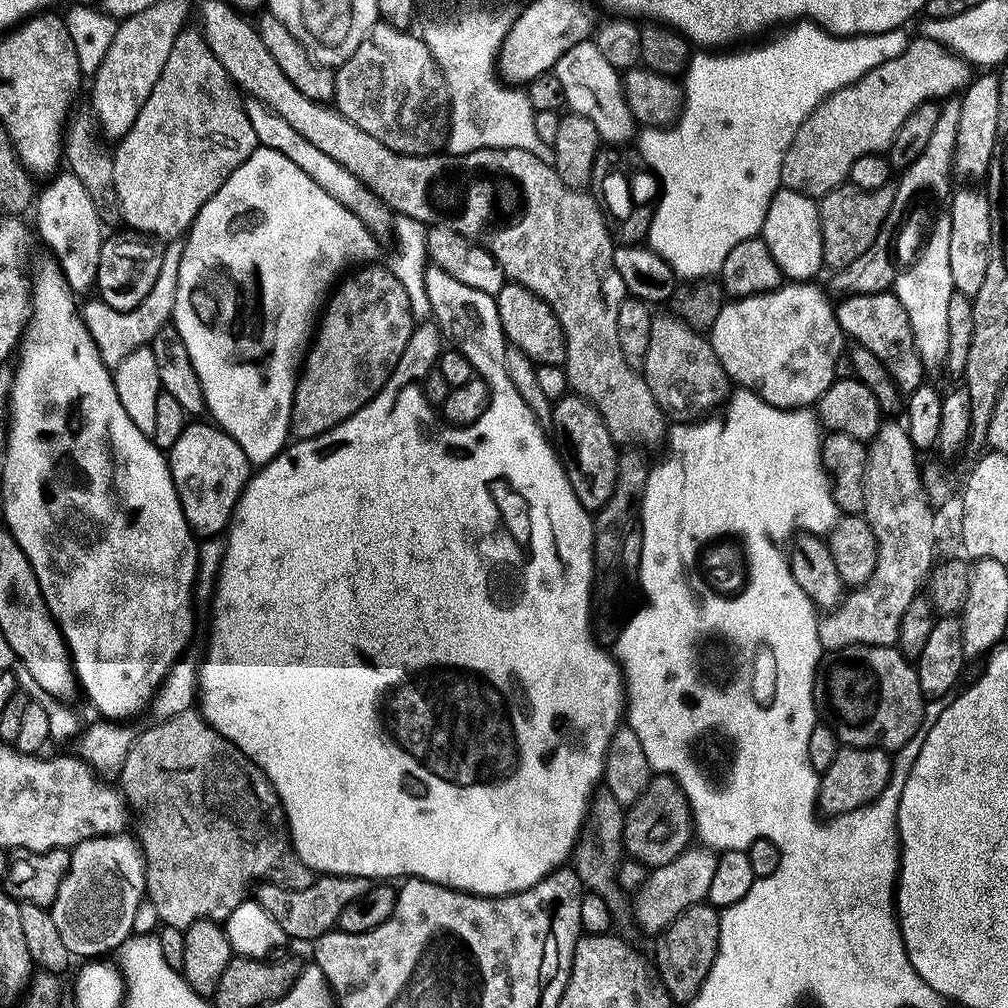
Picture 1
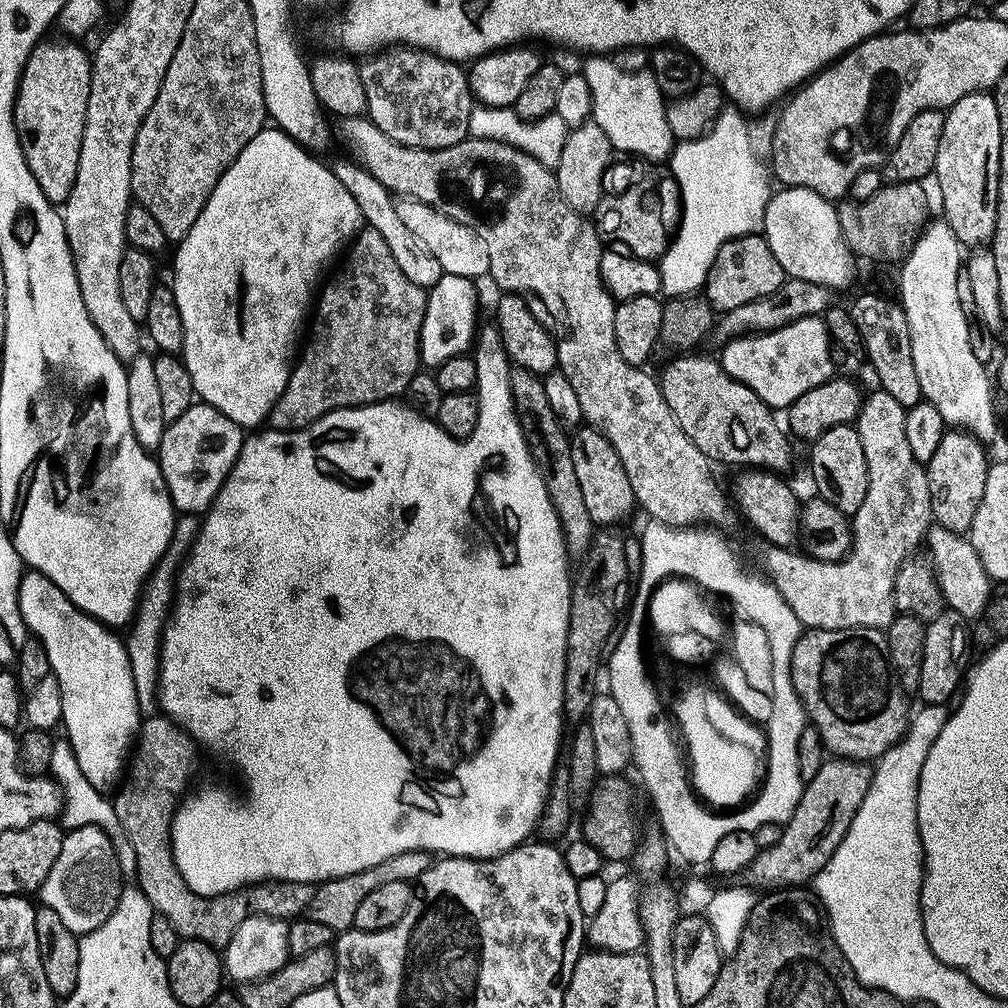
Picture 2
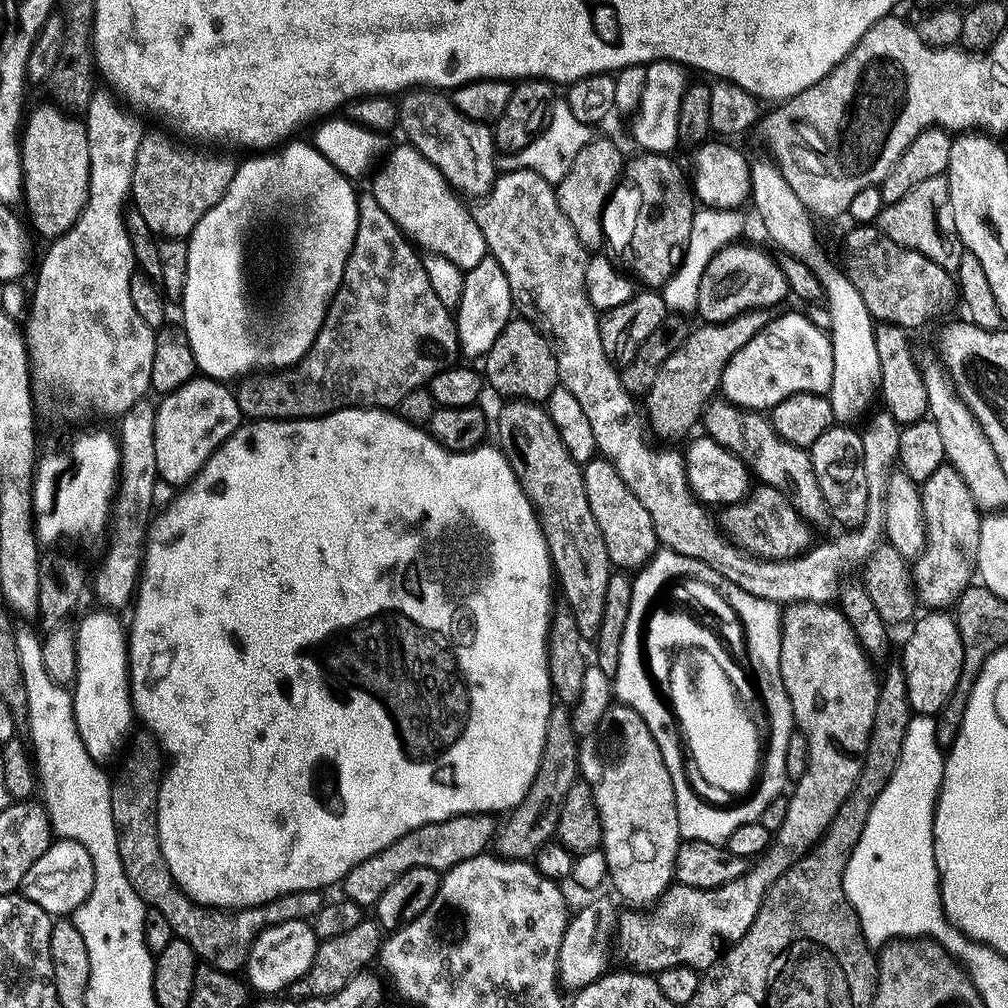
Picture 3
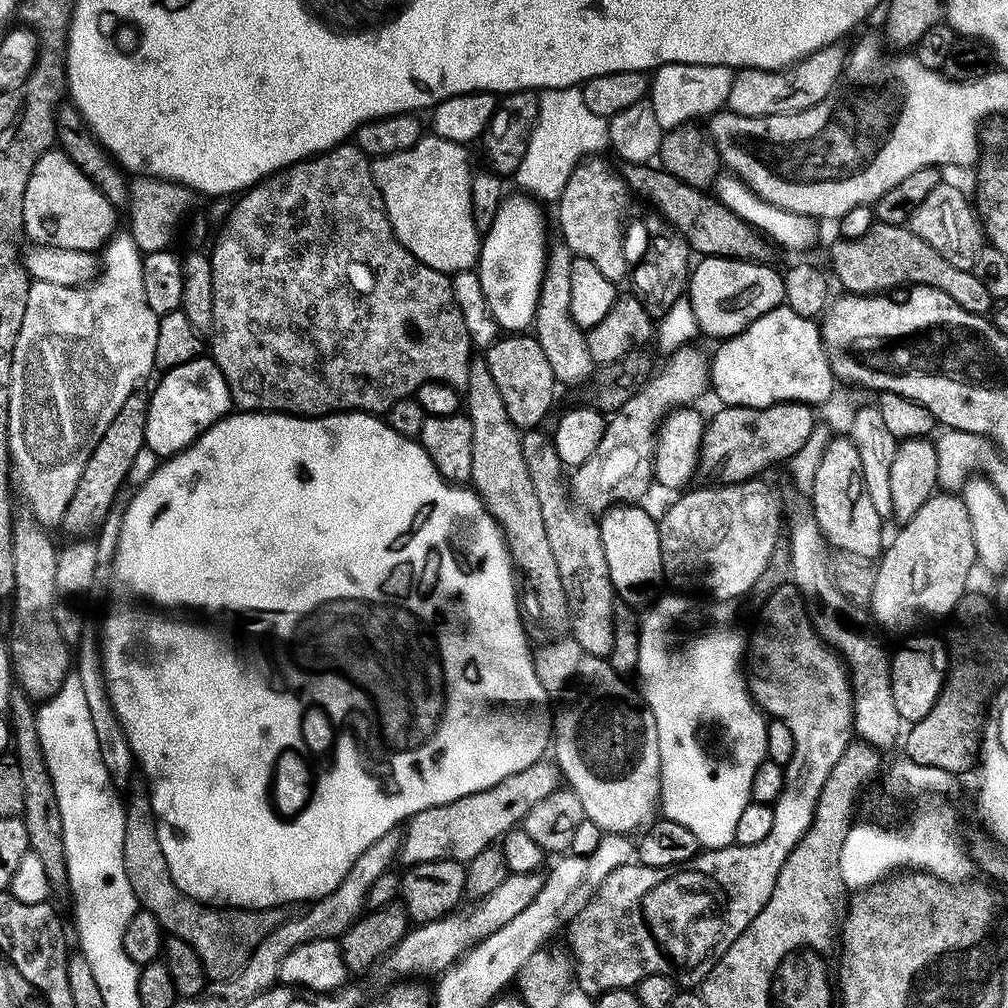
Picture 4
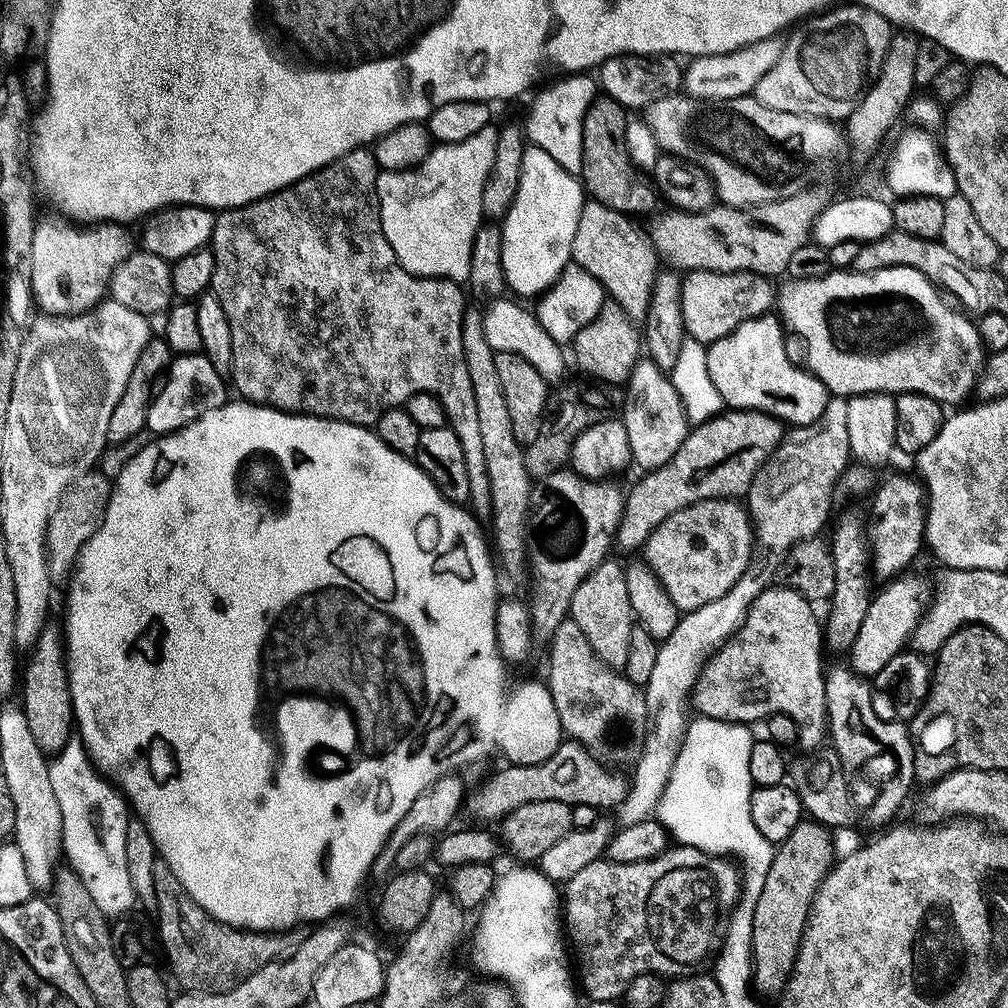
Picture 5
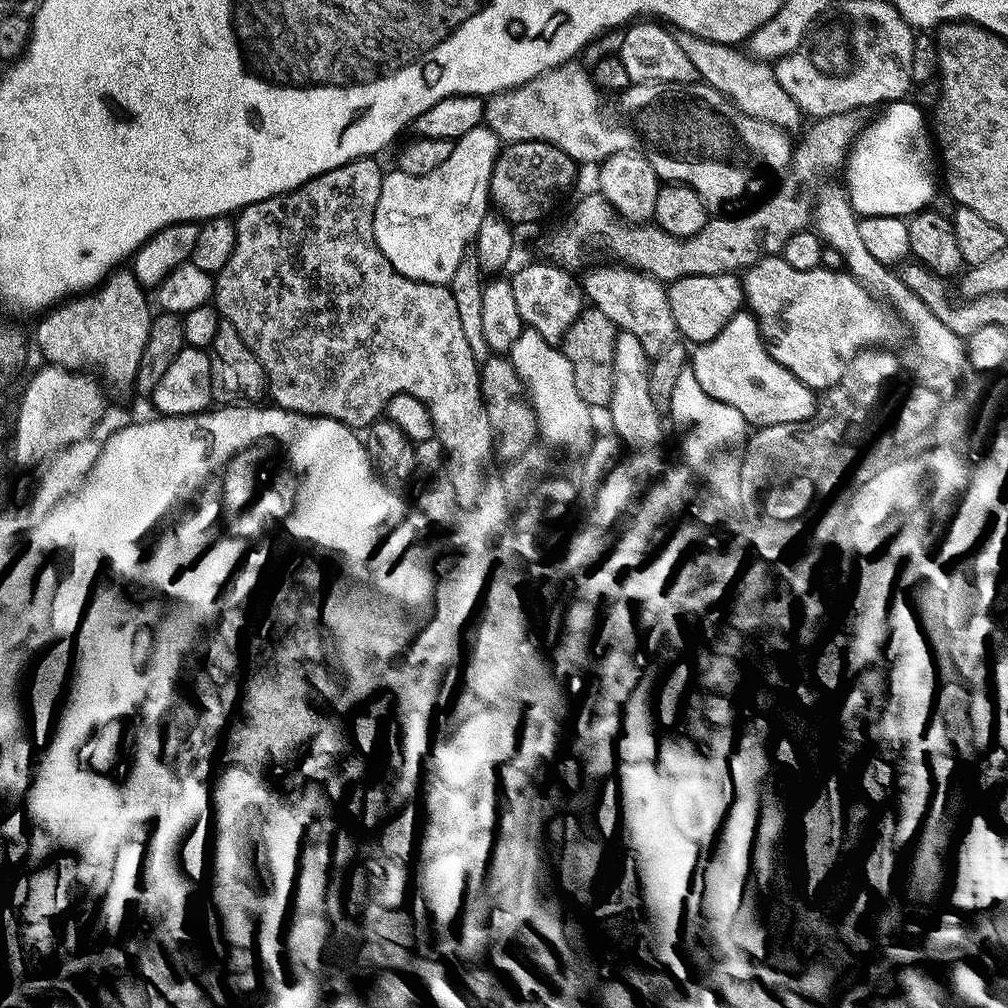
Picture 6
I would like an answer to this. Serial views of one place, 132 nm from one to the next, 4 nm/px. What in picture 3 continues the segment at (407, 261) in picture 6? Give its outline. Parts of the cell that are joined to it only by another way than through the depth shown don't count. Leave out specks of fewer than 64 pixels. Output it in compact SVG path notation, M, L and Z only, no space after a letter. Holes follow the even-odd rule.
M401 142L389 154L388 165L370 185L370 191L382 210L390 214L392 221L413 245L421 244L425 253L446 258L461 270L467 270L485 260L488 247L482 238L482 230L478 230L475 215L463 204L465 201L448 188L451 187L444 175L407 142Z

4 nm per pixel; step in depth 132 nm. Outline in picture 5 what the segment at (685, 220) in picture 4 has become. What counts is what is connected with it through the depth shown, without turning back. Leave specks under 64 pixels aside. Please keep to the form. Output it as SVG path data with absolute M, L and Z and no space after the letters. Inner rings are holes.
M603 94L597 95L586 112L586 118L582 128L582 166L578 176L584 185L585 193L591 199L602 202L614 210L623 212L626 216L633 218L647 217L657 211L662 197L656 190L655 183L650 179L647 171L636 167L636 163L630 158L630 150L626 146L626 126L630 119L629 109L622 107L617 100Z

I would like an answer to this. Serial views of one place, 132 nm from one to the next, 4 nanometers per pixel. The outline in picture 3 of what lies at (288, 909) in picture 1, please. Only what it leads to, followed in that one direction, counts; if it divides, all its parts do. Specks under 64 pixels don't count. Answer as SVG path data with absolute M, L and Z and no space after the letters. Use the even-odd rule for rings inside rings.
M465 814L463 816L451 816L442 822L423 824L390 842L378 854L358 862L345 875L342 881L343 895L352 900L361 908L368 910L376 905L378 898L382 898L382 890L391 886L406 870L415 868L429 868L441 874L448 869L458 866L458 862L466 862L466 858L474 858L485 851L484 848L493 843L498 832L498 824L488 814Z

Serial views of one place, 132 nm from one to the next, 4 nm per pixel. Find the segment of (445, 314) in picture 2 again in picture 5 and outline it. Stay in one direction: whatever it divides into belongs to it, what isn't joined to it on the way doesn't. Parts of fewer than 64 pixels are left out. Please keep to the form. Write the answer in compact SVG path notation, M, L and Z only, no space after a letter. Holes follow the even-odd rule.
M525 147L518 194L505 214L500 230L504 283L517 292L517 297L539 297L562 274L572 258L574 234L585 203L584 185L573 173L558 166L546 150Z

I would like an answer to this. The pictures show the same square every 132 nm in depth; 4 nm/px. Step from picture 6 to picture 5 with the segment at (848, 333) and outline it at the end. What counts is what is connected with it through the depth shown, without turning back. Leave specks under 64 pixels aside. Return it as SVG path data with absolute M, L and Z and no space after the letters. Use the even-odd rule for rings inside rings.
M890 266L868 273L853 270L830 270L826 275L818 278L806 278L805 280L788 278L784 282L784 285L779 285L776 294L775 311L789 333L797 332L804 339L805 346L809 348L806 367L813 376L817 376L828 387L832 396L847 398L849 396L870 394L871 392L886 392L889 394L913 392L914 394L926 394L926 398L934 398L938 403L945 406L951 406L951 404L956 404L952 406L960 406L965 403L963 400L968 395L970 397L973 395L976 381L980 378L980 372L984 368L986 359L986 349L982 338L978 334L975 323L963 311L957 310L955 307L952 309L946 302L948 300L942 295L941 289L928 281L926 276L919 273L918 270L911 269L910 266Z

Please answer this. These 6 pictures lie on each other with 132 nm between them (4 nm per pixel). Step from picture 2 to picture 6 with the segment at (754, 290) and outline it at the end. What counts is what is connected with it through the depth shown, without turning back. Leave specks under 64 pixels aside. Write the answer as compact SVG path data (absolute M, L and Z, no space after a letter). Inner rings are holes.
M731 272L718 274L717 276L687 276L686 278L678 278L671 281L667 285L667 289L670 314L674 314L677 333L692 346L710 342L710 338L717 336L722 330L722 326L726 326L726 322L730 322L730 318L734 318L734 314L741 311L746 304L741 277Z

